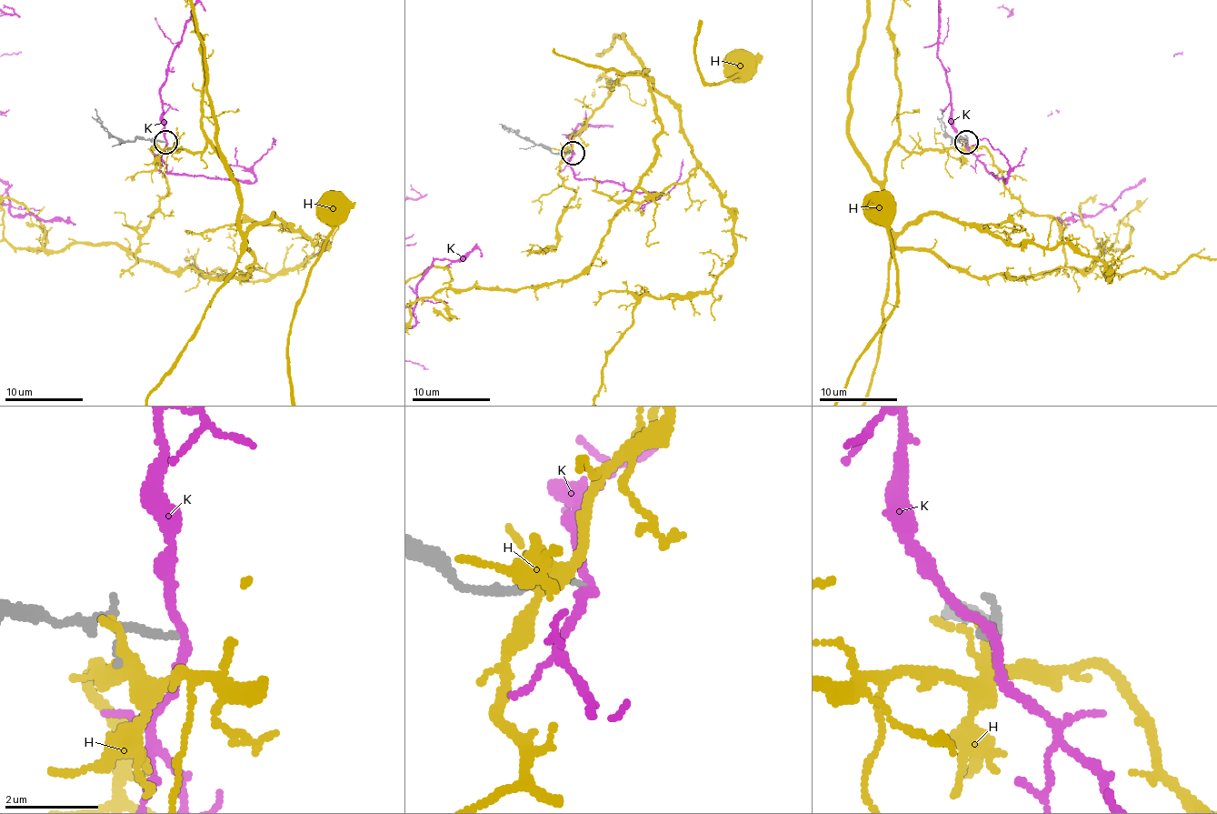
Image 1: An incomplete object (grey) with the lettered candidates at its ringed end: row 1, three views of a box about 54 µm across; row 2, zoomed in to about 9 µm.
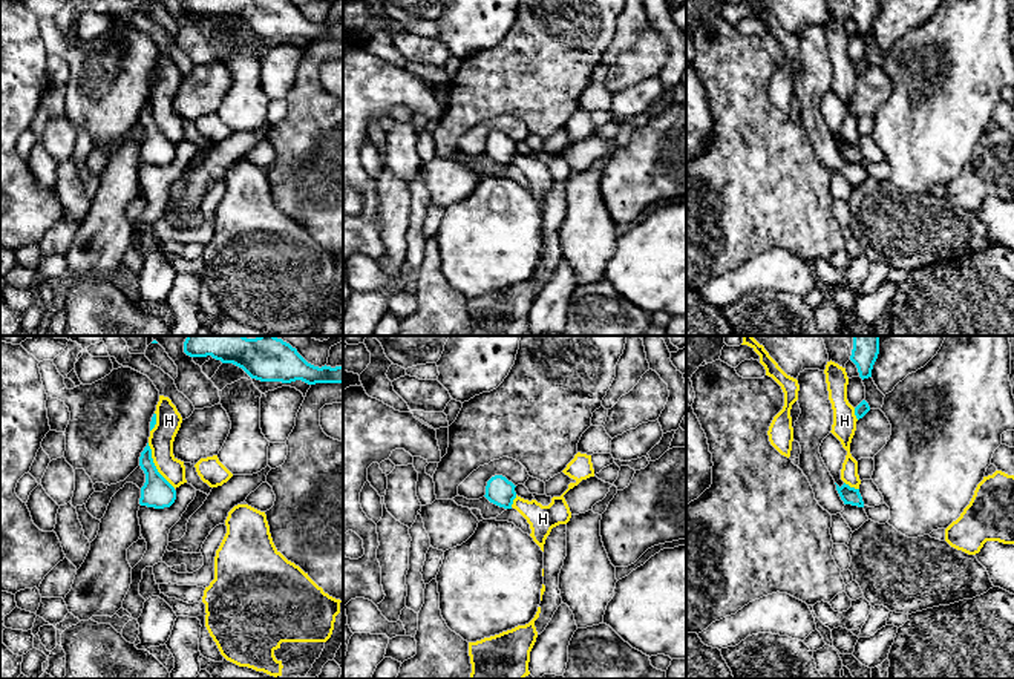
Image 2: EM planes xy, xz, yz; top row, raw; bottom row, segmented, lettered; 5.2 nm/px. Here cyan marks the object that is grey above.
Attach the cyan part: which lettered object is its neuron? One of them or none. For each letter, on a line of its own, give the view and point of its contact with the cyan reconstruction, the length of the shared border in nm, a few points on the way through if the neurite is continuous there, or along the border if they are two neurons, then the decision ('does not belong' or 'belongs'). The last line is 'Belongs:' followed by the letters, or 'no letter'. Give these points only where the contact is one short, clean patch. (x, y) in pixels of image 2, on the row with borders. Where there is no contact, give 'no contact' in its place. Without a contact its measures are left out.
H: xy (155, 466) | 280 nm | does not belong
K: no contact | does not belong
Belongs: no letter

